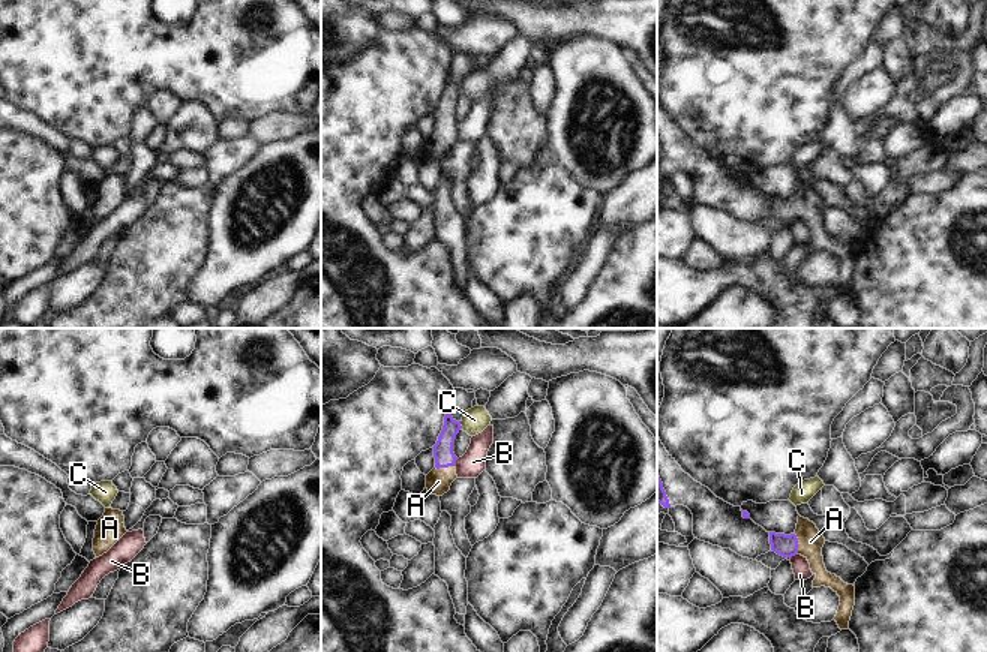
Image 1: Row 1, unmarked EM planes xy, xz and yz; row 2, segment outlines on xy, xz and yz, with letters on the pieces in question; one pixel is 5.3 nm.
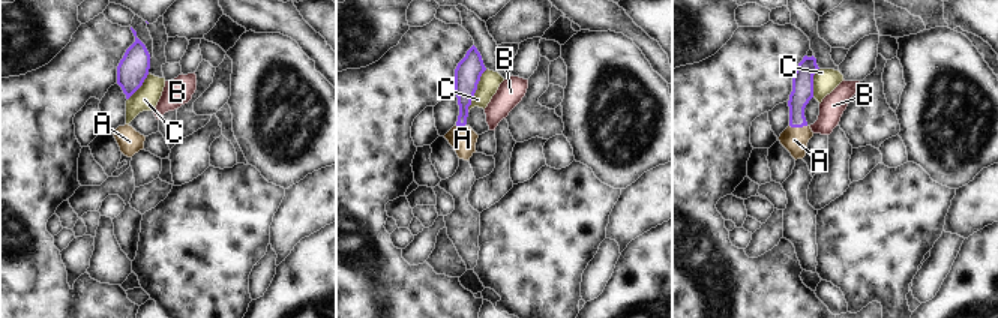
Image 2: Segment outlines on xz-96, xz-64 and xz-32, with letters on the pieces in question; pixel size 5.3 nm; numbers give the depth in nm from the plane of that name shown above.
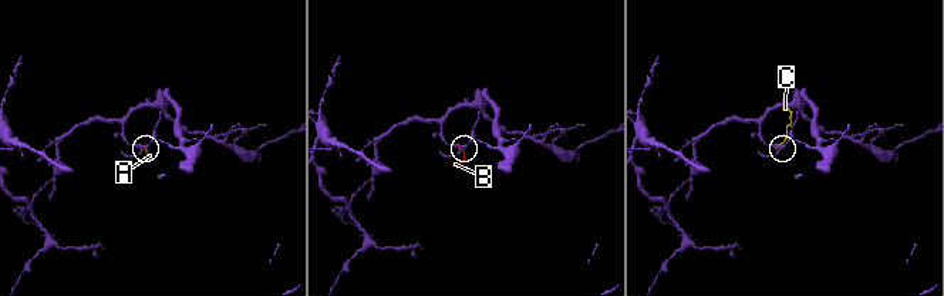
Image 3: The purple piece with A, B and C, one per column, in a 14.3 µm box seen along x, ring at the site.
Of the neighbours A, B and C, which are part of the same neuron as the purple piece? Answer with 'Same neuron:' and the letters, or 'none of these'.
Same neuron: A

